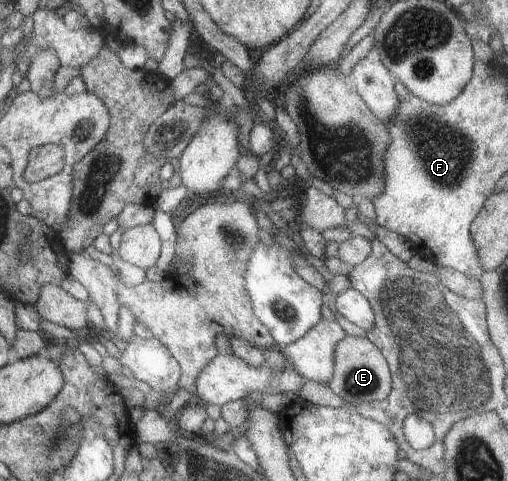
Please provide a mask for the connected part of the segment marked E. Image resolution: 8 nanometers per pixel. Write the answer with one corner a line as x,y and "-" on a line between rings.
346,334
335,346
334,370
327,384
346,403
358,406
360,403
383,401
391,393
392,375
386,357
368,337

